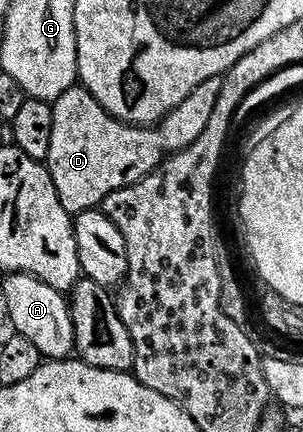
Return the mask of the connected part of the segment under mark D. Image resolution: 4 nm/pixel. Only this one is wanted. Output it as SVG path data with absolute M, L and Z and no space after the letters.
M213 82L203 83L164 118L155 131L130 127L109 116L84 87L71 88L58 101L52 102L53 134L47 168L65 210L70 215L78 215L104 206L112 193L136 185L141 178L154 172L162 164L164 153L177 155L198 144L204 138L201 136L205 128L214 120L209 114L214 92Z

